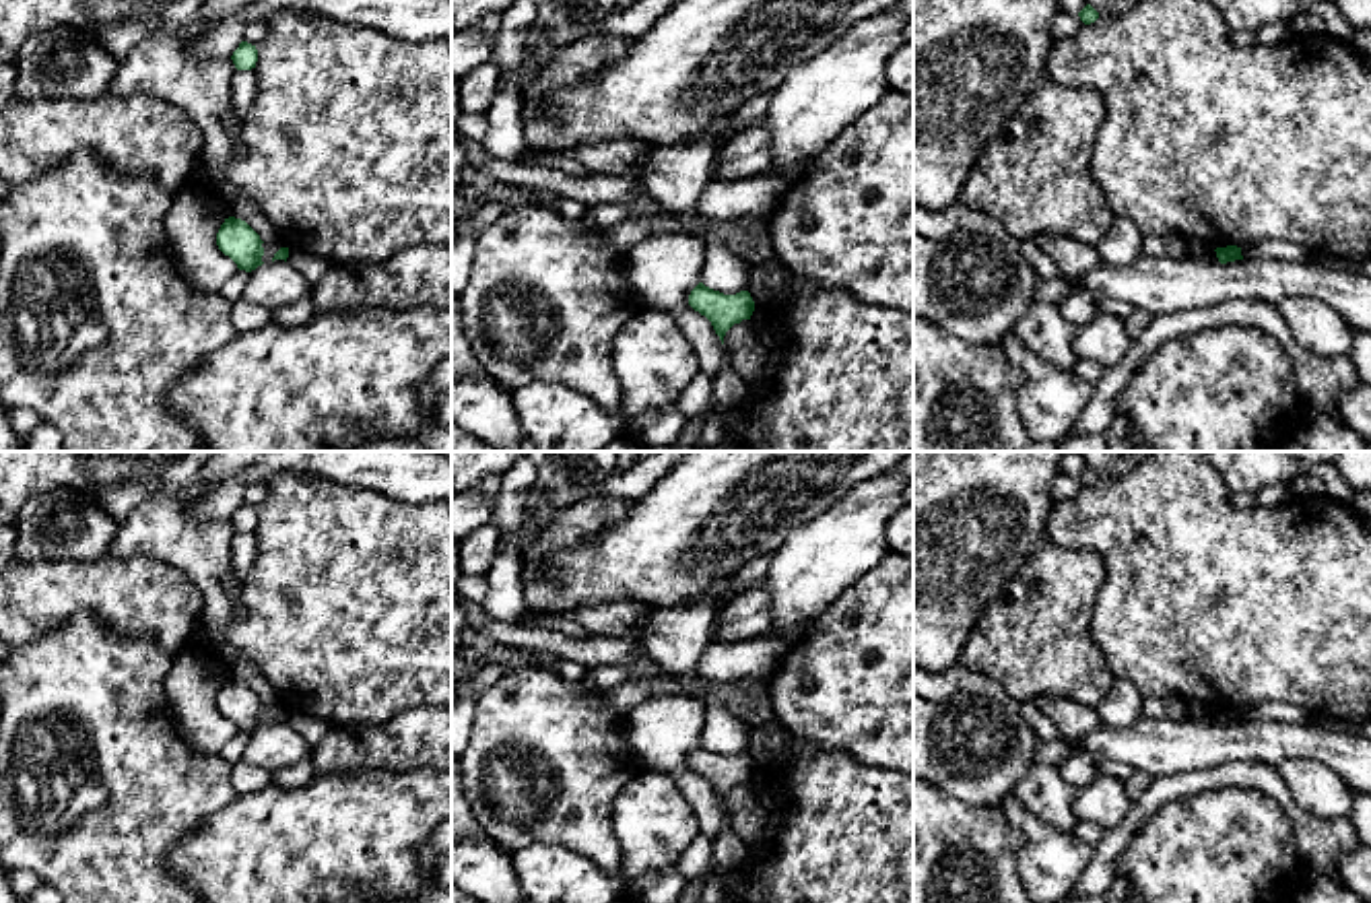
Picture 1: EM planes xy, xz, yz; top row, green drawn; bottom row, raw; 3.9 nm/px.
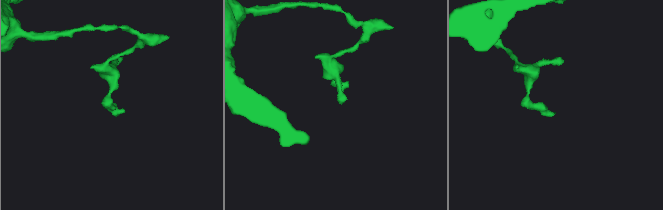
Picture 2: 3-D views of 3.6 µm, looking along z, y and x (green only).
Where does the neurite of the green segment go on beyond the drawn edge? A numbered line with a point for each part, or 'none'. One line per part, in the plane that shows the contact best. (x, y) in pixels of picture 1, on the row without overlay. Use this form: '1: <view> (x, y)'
none

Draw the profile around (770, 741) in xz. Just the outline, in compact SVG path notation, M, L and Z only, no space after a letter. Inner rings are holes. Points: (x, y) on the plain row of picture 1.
M773 720L753 730L746 752L750 755L755 767L767 767L783 755L790 738L792 736L783 730L783 726Z

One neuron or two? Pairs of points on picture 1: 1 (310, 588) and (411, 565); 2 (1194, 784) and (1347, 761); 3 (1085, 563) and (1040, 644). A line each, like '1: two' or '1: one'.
1: one
2: two
3: one

